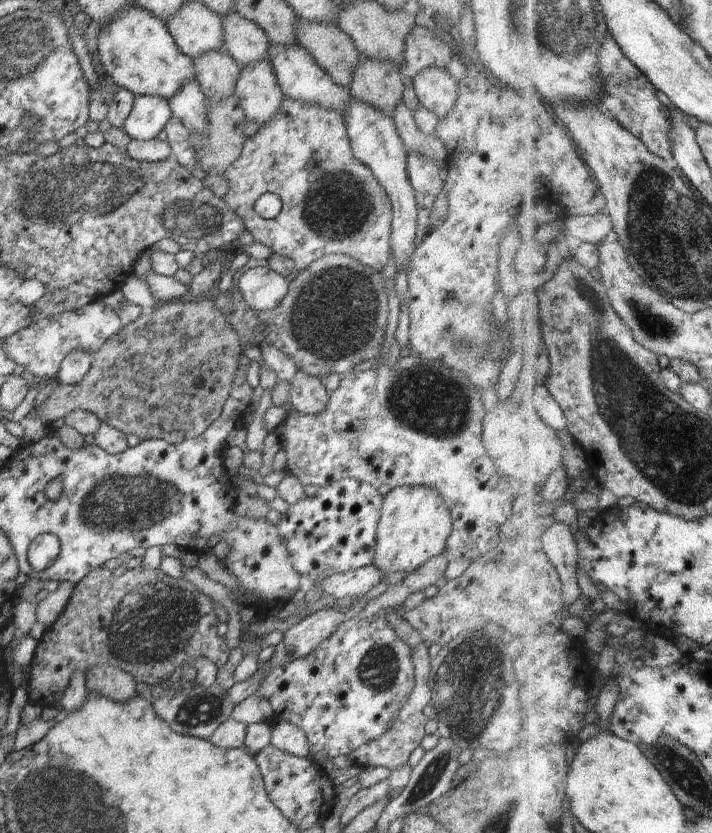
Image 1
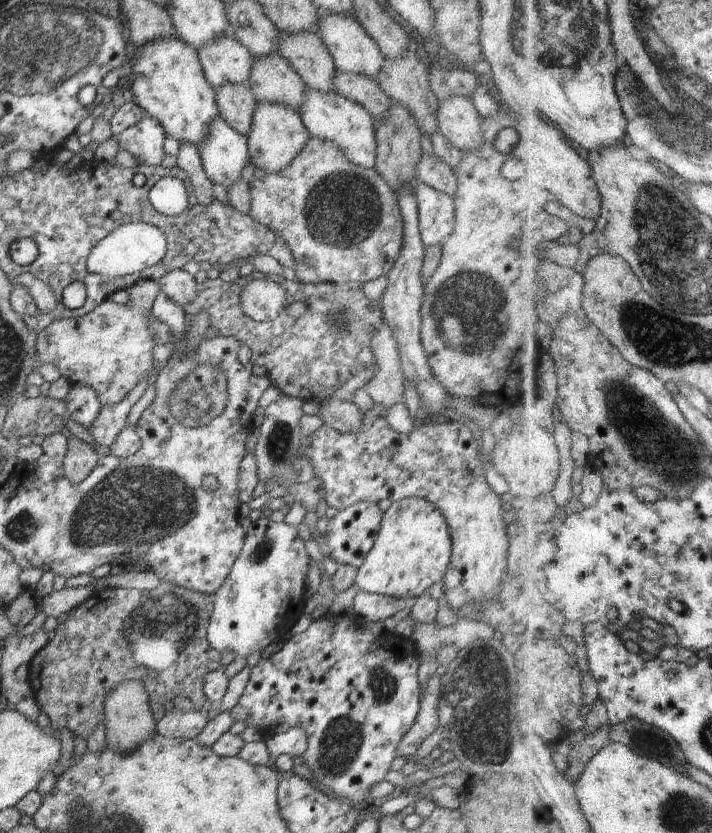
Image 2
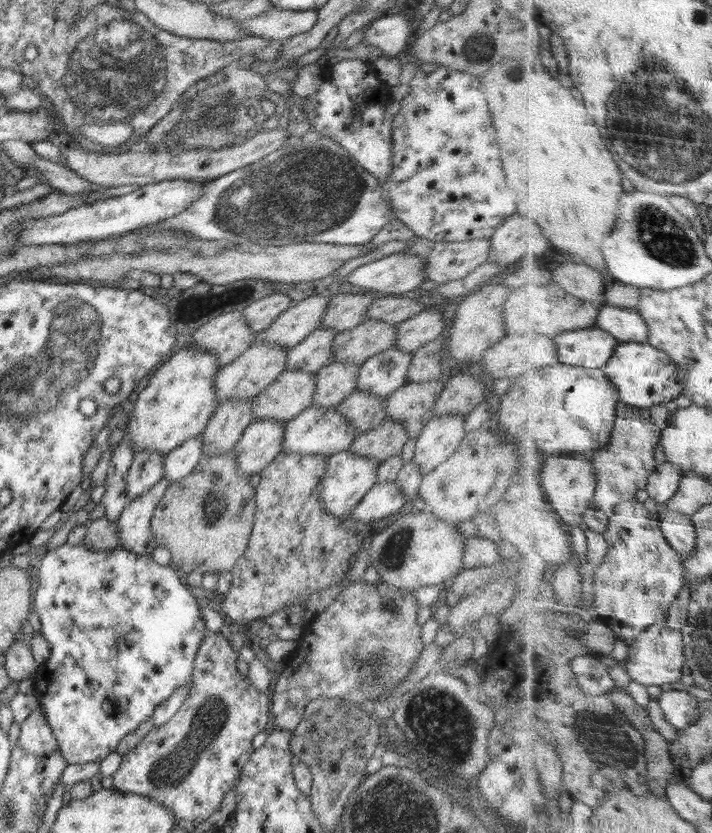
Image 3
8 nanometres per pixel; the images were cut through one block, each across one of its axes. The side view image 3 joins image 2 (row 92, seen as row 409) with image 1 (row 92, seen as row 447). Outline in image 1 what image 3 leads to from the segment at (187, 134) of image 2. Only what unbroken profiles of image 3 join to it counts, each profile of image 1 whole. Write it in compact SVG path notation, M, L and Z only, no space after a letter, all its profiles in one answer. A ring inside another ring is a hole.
M126 8L110 22L89 28L98 35L98 52L108 85L126 88L136 96L148 94L168 101L178 88L196 79L192 59L176 46L166 23L146 8Z

